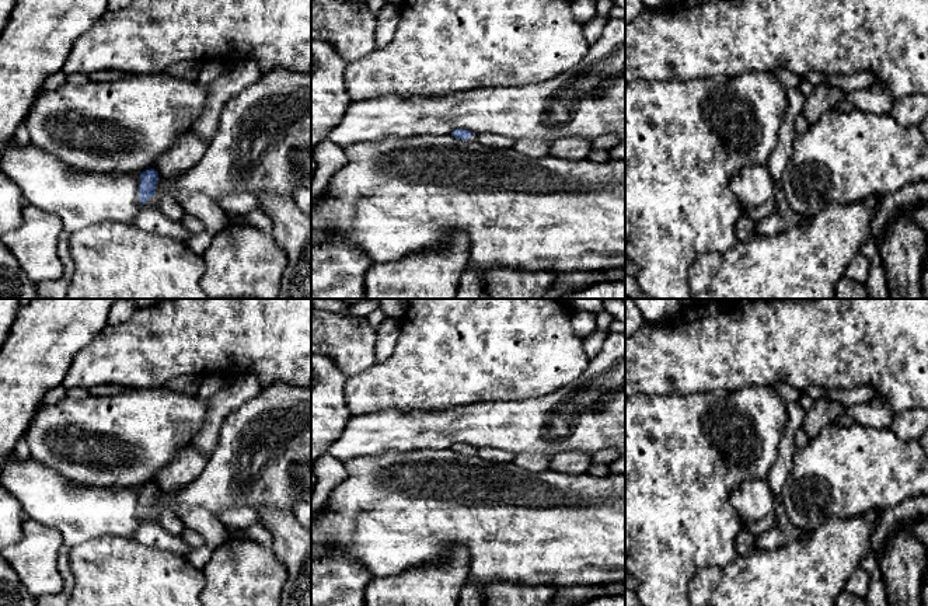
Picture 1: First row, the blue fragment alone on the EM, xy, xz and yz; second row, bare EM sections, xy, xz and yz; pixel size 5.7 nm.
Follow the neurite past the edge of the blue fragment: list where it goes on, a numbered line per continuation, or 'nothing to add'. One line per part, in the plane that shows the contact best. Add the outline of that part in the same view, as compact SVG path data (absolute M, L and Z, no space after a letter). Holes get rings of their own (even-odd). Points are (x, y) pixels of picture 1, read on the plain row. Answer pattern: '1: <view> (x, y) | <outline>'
1: xy (150, 532) | M157 508L149 512L130 539L143 546L161 548L186 557L191 547L179 536L168 533L160 525L160 513L161 512Z

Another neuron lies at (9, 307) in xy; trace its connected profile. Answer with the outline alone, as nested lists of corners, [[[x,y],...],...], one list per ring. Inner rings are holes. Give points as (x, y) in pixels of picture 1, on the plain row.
[[[0,299],[0,348],[8,338],[18,309],[18,299]]]

